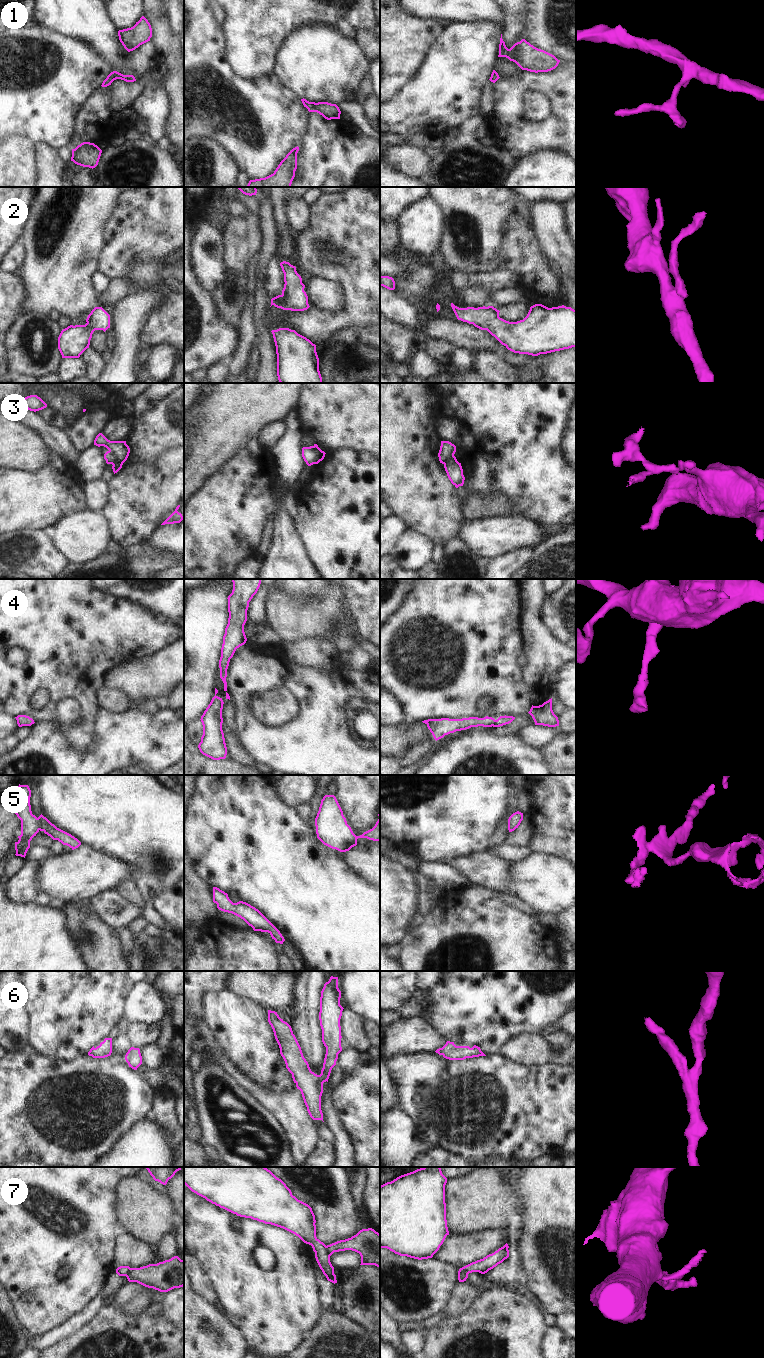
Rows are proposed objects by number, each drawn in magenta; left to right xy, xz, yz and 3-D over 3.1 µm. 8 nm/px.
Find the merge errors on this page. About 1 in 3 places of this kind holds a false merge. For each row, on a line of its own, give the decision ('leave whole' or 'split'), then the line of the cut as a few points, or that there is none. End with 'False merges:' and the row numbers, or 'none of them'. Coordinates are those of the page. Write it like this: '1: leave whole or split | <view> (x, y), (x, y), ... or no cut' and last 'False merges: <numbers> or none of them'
1: leave whole | no cut
2: leave whole | no cut
3: split | xy (109, 450), (122, 463)
4: leave whole | no cut
5: leave whole | no cut
6: leave whole | no cut
7: split | xz (325, 1246), (330, 1255)
False merges: 3, 7

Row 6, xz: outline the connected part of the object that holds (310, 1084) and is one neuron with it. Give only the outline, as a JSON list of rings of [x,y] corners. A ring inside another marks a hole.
[[[331,976],[324,984],[320,997],[319,1020],[322,1042],[326,1047],[320,1075],[311,1071],[291,1026],[281,1019],[277,1012],[268,1010],[268,1022],[279,1045],[280,1054],[285,1061],[286,1068],[292,1074],[297,1089],[301,1091],[307,1111],[313,1120],[323,1121],[321,1110],[323,1083],[328,1082],[331,1070],[336,1065],[338,1054],[342,1051],[340,1019],[344,1008],[340,1005],[340,998],[338,977]]]

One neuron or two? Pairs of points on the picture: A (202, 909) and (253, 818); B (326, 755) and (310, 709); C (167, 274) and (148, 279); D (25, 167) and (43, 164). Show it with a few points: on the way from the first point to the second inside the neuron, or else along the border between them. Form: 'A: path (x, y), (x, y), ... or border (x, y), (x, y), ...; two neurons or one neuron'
A: border (195, 871), (212, 887); two neurons
B: path (319, 744), (319, 720); one neuron
C: path (162, 276), (153, 276); one neuron
D: border (33, 144), (37, 176); two neurons

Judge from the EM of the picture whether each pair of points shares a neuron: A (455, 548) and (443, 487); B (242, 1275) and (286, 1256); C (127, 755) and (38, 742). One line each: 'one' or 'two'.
A: two
B: one
C: one

